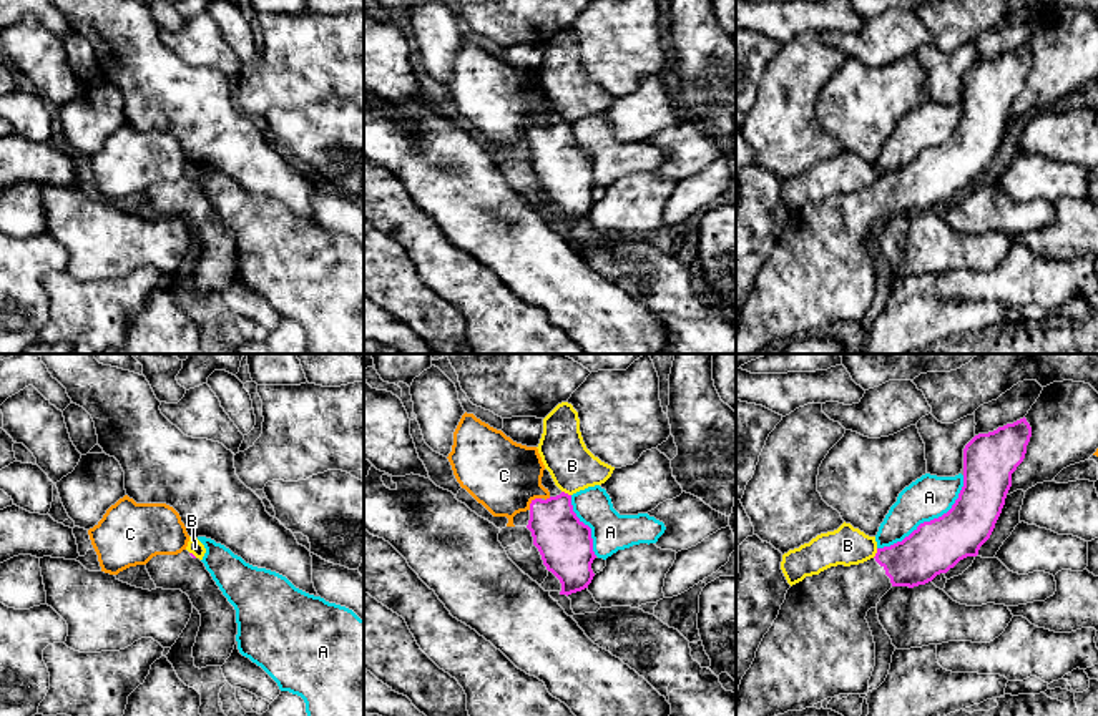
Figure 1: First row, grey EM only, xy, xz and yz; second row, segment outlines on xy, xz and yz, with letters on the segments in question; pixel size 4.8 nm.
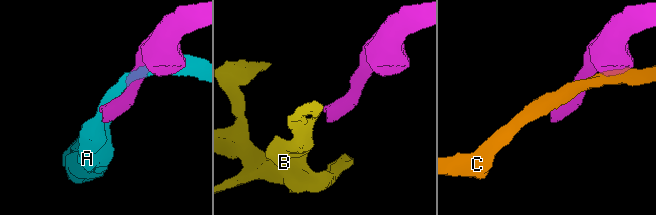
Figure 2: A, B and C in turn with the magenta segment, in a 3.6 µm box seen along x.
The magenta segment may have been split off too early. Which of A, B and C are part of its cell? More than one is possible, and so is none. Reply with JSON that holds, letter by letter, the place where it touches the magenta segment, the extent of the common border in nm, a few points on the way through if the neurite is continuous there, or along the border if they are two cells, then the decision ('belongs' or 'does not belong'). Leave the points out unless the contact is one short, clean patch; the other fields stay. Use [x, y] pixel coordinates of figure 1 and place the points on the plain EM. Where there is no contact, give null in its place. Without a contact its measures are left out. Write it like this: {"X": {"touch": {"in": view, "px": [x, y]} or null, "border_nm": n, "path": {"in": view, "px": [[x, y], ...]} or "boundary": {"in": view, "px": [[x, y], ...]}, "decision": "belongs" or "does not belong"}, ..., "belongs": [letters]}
{"A": {"touch": {"in": "yz", "px": [931, 148]}, "border_nm": 550, "decision": "does not belong"}, "B": {"touch": {"in": "xz", "px": [567, 122]}, "border_nm": 50, "boundary": {"in": "xz", "px": [[562, 118], [570, 123]]}, "decision": "does not belong"}, "C": {"touch": {"in": "xz", "px": [532, 130]}, "border_nm": 90, "decision": "does not belong"}, "belongs": []}

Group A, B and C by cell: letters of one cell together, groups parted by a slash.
A / B / C

